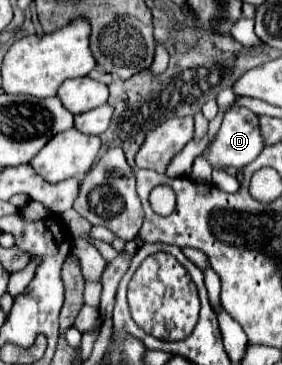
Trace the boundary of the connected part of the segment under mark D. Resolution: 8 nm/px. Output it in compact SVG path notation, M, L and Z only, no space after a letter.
M233 105L223 117L215 141L205 149L205 157L215 169L243 169L257 159L263 147L265 141L261 141L261 129L257 129L257 115L247 107Z

